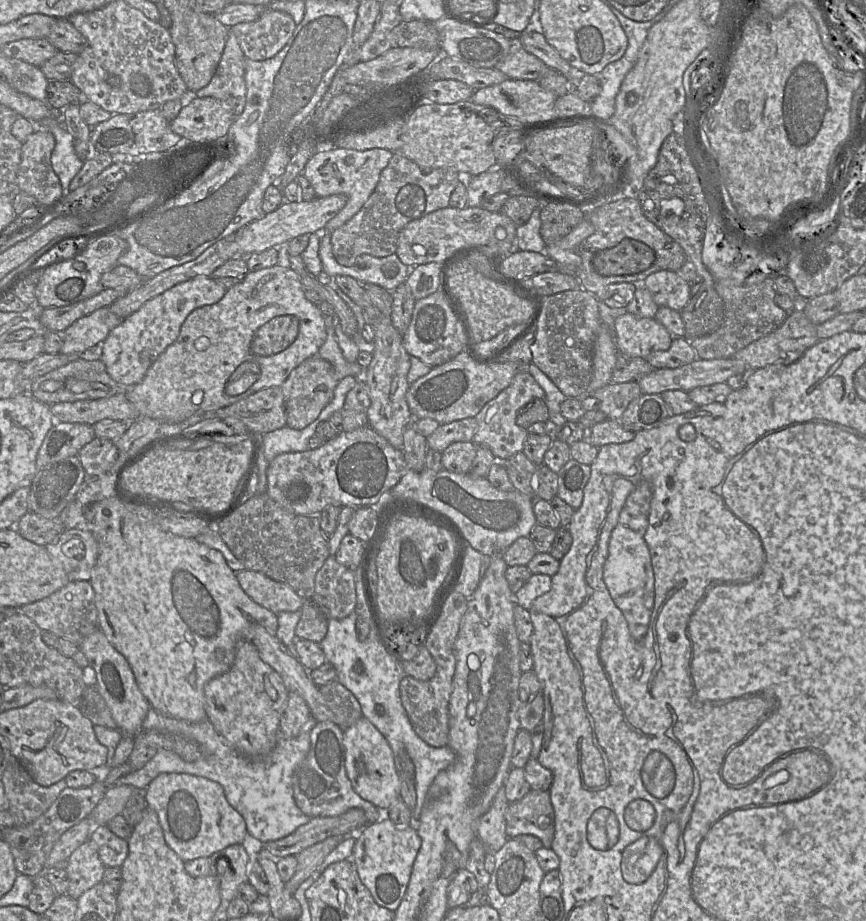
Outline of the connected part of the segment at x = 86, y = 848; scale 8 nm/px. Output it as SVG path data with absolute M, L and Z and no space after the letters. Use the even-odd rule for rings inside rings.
M88 839L65 862L69 880L66 894L78 900L84 892L102 881L105 869L96 844Z

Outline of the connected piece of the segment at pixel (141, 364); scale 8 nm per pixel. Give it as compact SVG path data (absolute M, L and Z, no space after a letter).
M198 276L147 301L115 327L97 349L109 375L123 388L131 388L141 382L158 356L177 339L188 315L199 307L217 303L226 291L210 276Z

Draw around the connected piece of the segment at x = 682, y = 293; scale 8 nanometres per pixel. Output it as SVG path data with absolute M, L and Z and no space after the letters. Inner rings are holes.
M676 271L654 272L645 278L644 286L658 307L665 306L680 311L689 300L690 284Z

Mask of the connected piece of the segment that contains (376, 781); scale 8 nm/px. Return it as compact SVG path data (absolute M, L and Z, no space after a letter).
M361 717L347 729L343 729L343 744L345 747L345 768L347 776L355 792L364 800L371 802L381 811L387 811L400 798L401 781L395 766L393 751L386 738L366 718Z

